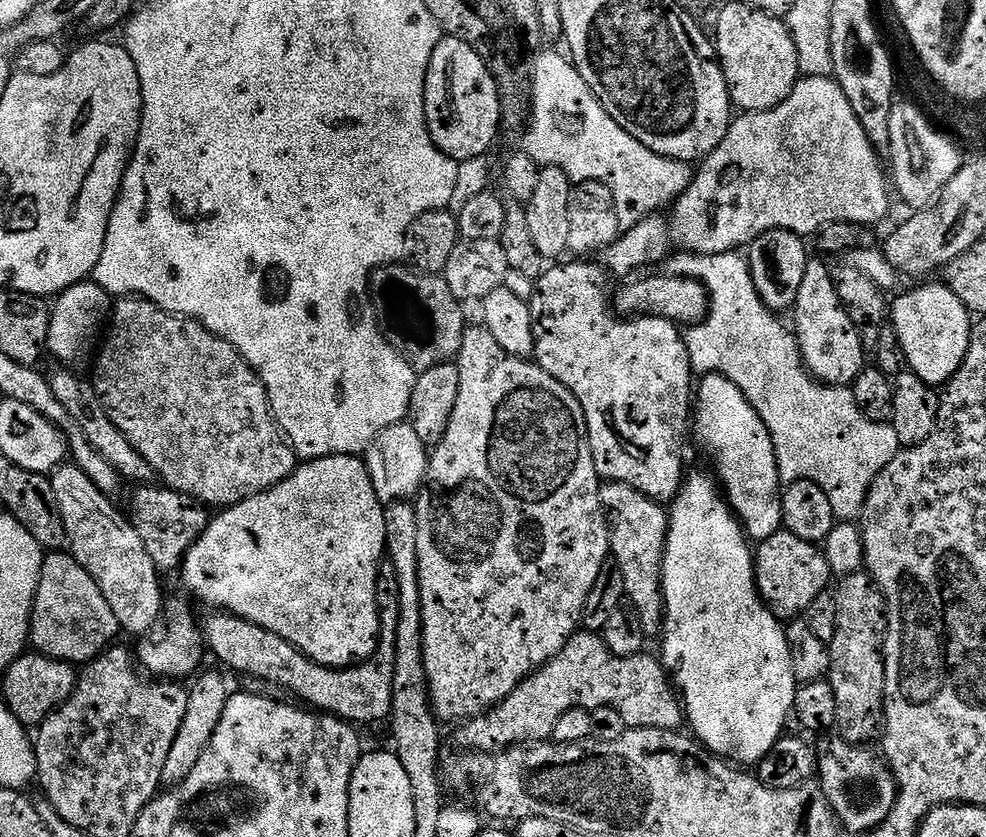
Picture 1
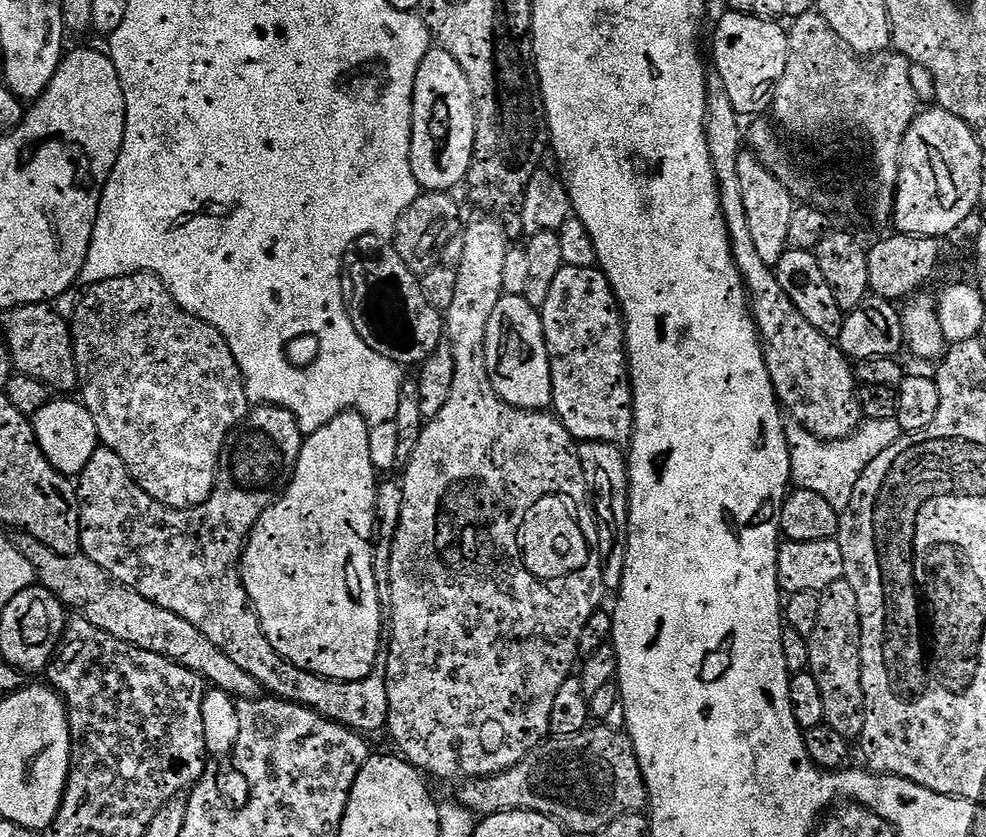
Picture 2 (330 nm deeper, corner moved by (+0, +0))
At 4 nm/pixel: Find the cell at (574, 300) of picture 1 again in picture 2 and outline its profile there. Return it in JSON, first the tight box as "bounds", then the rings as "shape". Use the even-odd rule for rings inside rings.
{"bounds":[539,267,636,445],"shape":[[[599,267],[560,269],[550,294],[539,309],[552,371],[552,408],[577,442],[597,440],[627,445],[636,428],[632,405],[632,378],[628,375],[628,349],[624,347],[624,316],[614,290]]]}

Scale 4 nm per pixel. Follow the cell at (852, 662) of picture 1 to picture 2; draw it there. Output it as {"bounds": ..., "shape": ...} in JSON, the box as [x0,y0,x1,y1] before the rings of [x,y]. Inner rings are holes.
{"bounds":[808,579,868,741],"shape":[[[846,579],[826,586],[826,590],[820,593],[818,630],[814,630],[814,634],[808,640],[808,668],[814,682],[818,682],[818,690],[822,690],[822,702],[826,705],[824,723],[838,730],[838,734],[842,734],[848,740],[855,741],[864,732],[868,713],[864,707],[864,687],[862,686],[858,594],[854,594],[854,586],[850,586],[850,582]]]}

